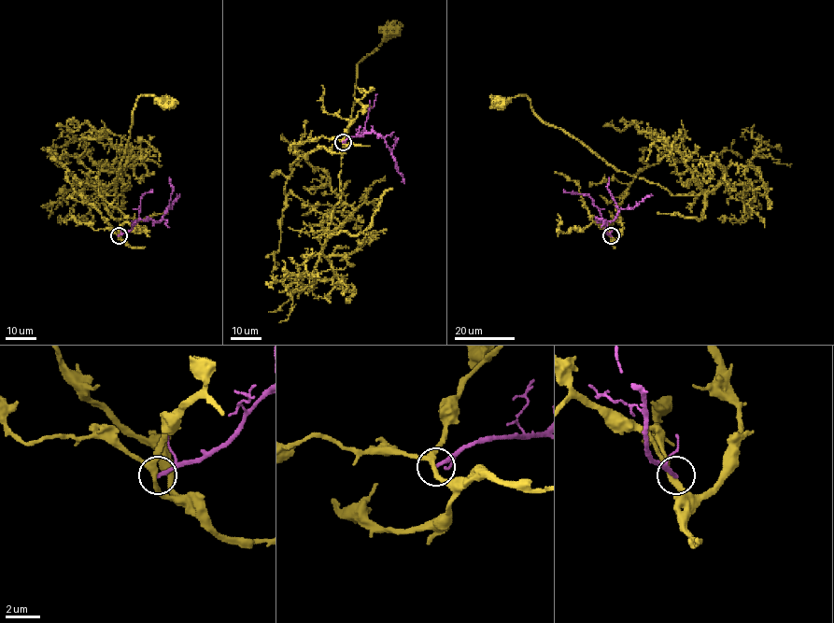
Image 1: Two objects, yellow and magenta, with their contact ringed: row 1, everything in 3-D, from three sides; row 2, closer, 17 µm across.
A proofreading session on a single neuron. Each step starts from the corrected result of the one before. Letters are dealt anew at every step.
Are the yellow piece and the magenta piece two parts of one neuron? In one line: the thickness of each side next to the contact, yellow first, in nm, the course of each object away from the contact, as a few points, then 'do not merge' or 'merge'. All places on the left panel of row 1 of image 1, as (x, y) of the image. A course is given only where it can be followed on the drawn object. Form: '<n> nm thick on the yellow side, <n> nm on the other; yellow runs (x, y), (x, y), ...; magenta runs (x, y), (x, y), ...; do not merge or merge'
240 nm thick on the yellow side, 240 nm on the other; yellow runs (118, 235), (59, 158), (78, 157), (93, 181), (115, 180), (103, 194), (113, 195), (136, 100), (169, 102); magenta runs (118, 235), (128, 232), (140, 219), (151, 219), (161, 221), (179, 195); do not merge

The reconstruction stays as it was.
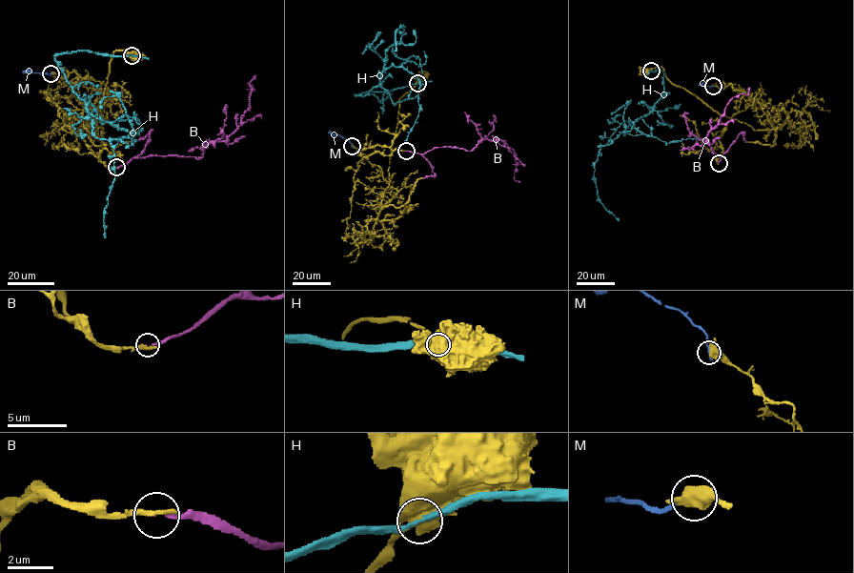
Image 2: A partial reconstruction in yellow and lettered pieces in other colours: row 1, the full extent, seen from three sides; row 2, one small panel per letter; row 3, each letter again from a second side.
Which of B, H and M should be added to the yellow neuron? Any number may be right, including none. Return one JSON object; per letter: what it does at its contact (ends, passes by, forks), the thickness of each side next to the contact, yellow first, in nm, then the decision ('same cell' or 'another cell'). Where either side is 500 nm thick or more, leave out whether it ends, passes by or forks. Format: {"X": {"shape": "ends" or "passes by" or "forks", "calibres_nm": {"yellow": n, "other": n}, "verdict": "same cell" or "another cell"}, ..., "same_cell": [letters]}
{"B": {"shape": "ends", "calibres_nm": {"yellow": 320, "other": 160}, "verdict": "same cell"}, "H": {"shape": "passes by", "calibres_nm": {"yellow": 480, "other": 240}, "verdict": "another cell"}, "M": {"shape": "ends", "calibres_nm": {"yellow": 480, "other": 280}, "verdict": "another cell"}, "same_cell": ["B"]}

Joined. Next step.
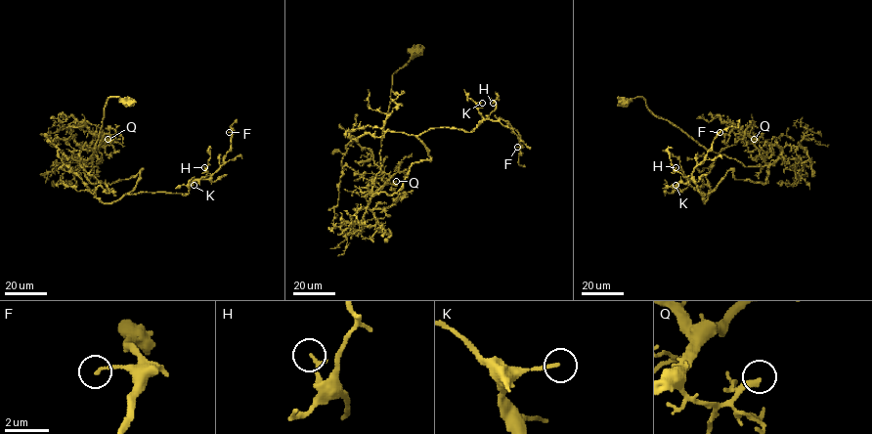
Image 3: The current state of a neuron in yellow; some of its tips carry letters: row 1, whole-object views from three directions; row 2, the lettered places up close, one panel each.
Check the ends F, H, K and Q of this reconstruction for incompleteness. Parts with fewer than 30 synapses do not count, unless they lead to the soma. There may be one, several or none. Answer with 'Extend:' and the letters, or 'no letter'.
Extend: Q

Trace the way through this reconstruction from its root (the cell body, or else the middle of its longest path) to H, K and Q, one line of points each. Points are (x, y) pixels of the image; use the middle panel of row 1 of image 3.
H: (418, 51), (392, 75), (372, 195), (396, 193), (413, 163), (430, 160), (418, 135), (473, 131), (493, 103)
K: (418, 51), (392, 75), (372, 195), (396, 193), (413, 163), (430, 160), (418, 135), (473, 131), (482, 103)
Q: (418, 51), (392, 75), (390, 107), (381, 141), (380, 170), (371, 192), (376, 192), (386, 182), (396, 181)

